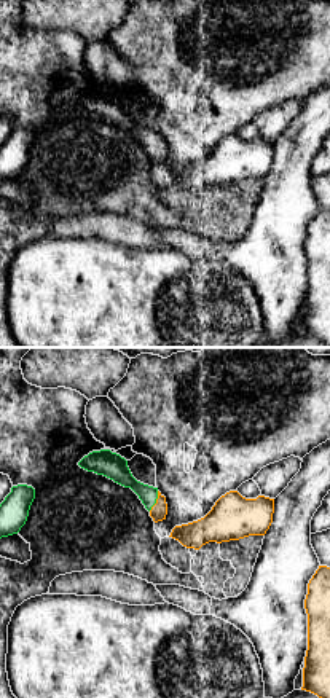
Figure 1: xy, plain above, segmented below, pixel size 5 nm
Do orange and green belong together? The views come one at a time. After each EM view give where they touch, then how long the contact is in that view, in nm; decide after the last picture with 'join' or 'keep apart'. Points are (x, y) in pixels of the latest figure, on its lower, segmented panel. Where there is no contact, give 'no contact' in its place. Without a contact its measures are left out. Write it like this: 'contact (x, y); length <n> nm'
contact (157, 501); length 120 nm

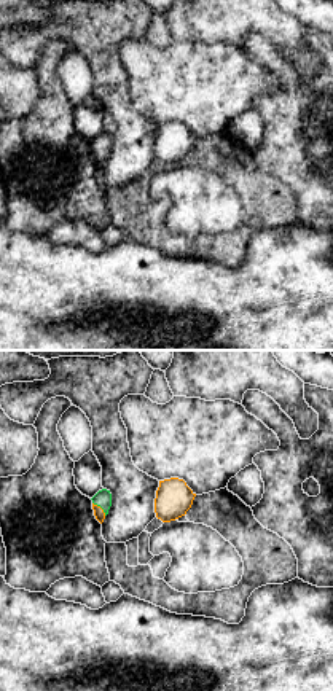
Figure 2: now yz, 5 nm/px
contact (101, 508); length 100 nm

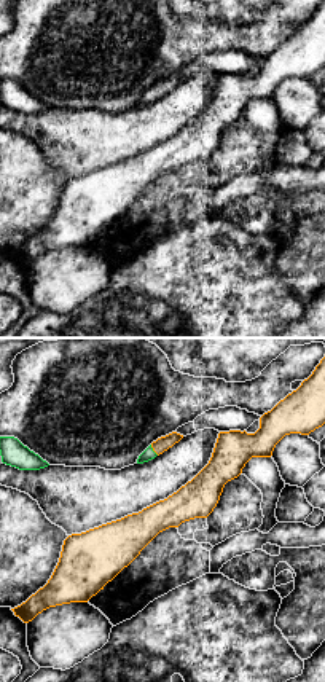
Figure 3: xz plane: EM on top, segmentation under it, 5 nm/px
contact (153, 450); length 70 nm

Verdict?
join

